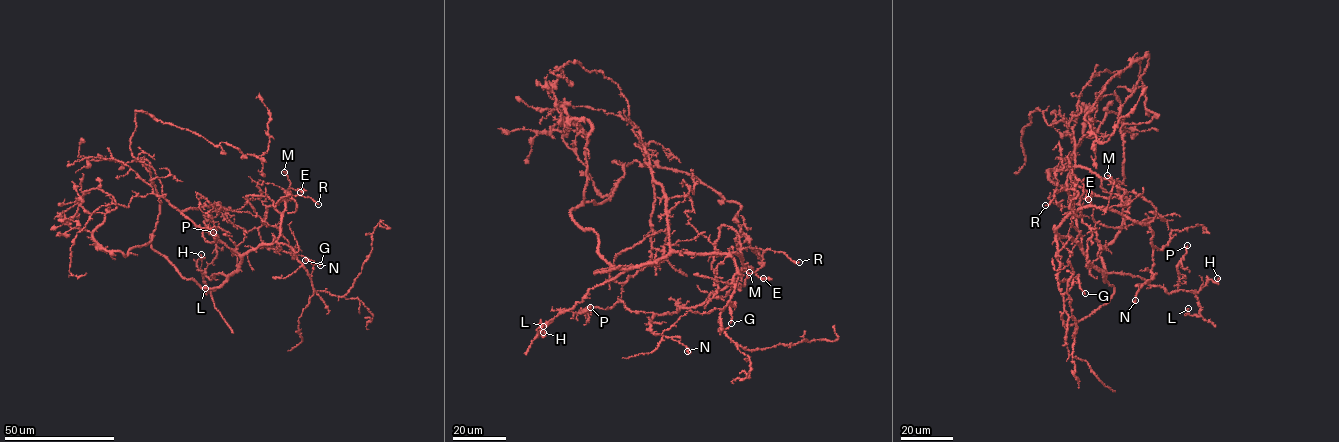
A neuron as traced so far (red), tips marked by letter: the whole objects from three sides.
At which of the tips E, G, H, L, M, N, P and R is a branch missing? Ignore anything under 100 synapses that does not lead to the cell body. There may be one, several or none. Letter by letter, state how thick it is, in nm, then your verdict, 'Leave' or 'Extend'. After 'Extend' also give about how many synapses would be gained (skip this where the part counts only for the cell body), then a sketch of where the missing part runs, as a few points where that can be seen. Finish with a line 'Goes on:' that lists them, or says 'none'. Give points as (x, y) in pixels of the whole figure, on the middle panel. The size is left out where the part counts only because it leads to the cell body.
E: Thickness 130 nm. Leave
G: Thickness 160 nm. Leave
H: Thickness 170 nm. Leave
L: Thickness 120 nm. Leave
M: Thickness 190 nm. Leave
N: Thickness 150 nm. Leave
P: Thickness 140 nm. Leave
R: Thickness 160 nm. Leave
Goes on: none

